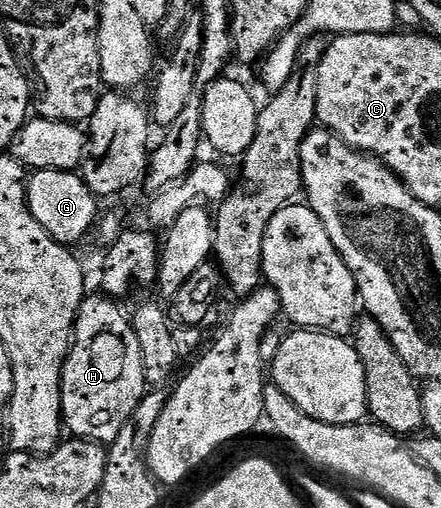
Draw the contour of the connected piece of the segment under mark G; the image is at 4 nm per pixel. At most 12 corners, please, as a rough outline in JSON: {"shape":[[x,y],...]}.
{"shape":[[36,170],[28,204],[70,248],[99,221],[81,173]]}

